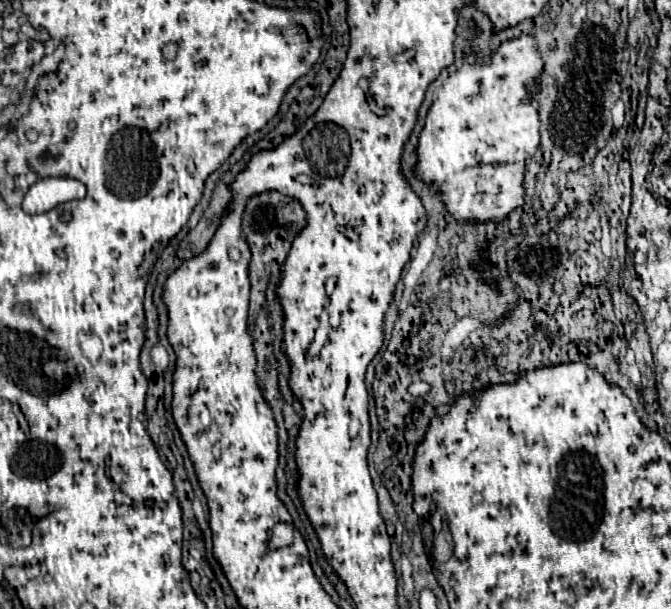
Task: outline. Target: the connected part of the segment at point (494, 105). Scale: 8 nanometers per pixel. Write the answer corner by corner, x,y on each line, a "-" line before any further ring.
520,36
504,42
488,62
468,58
440,88
438,100
428,110
426,126
418,138
418,166
416,174
422,180
436,184
448,212
460,222
498,222
516,206
522,206
522,174
524,162
540,144
538,104
526,102
526,84
534,84
542,72
542,58
538,56
532,36

